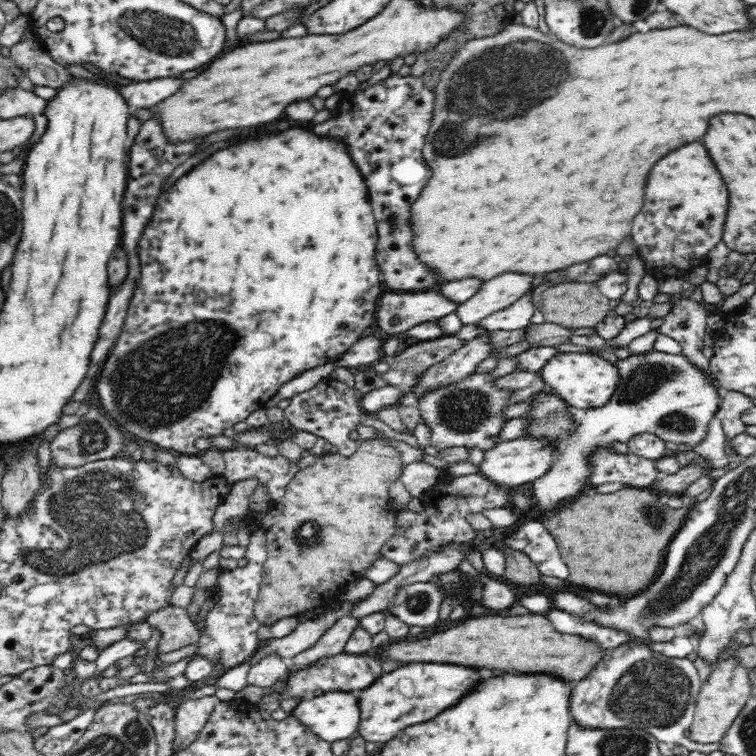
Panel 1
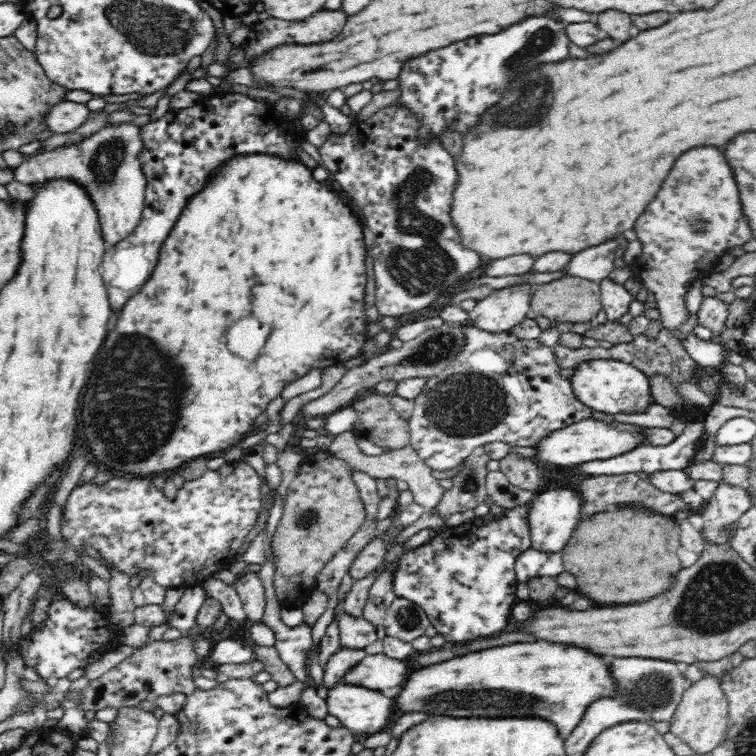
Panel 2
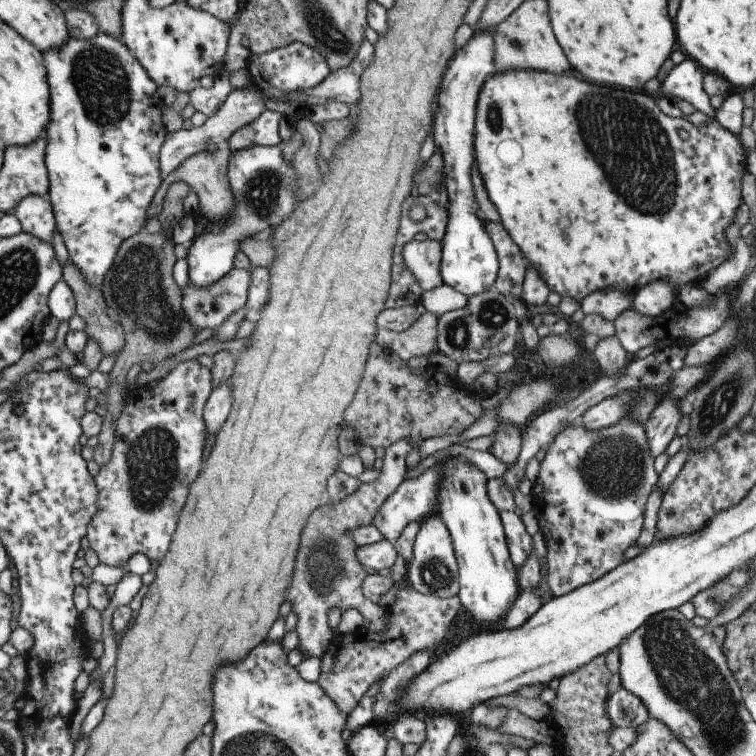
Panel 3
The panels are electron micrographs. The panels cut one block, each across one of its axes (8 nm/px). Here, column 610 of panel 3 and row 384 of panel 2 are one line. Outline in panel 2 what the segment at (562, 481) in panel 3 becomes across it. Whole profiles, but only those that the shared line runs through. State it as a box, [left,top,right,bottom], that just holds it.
[408,325,592,471]

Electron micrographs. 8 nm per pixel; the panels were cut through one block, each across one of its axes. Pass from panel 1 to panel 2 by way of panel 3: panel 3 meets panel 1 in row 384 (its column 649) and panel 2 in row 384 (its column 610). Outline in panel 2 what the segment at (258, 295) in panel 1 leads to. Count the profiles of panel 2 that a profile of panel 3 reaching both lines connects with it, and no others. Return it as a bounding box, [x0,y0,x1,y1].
[80,154,368,477]

